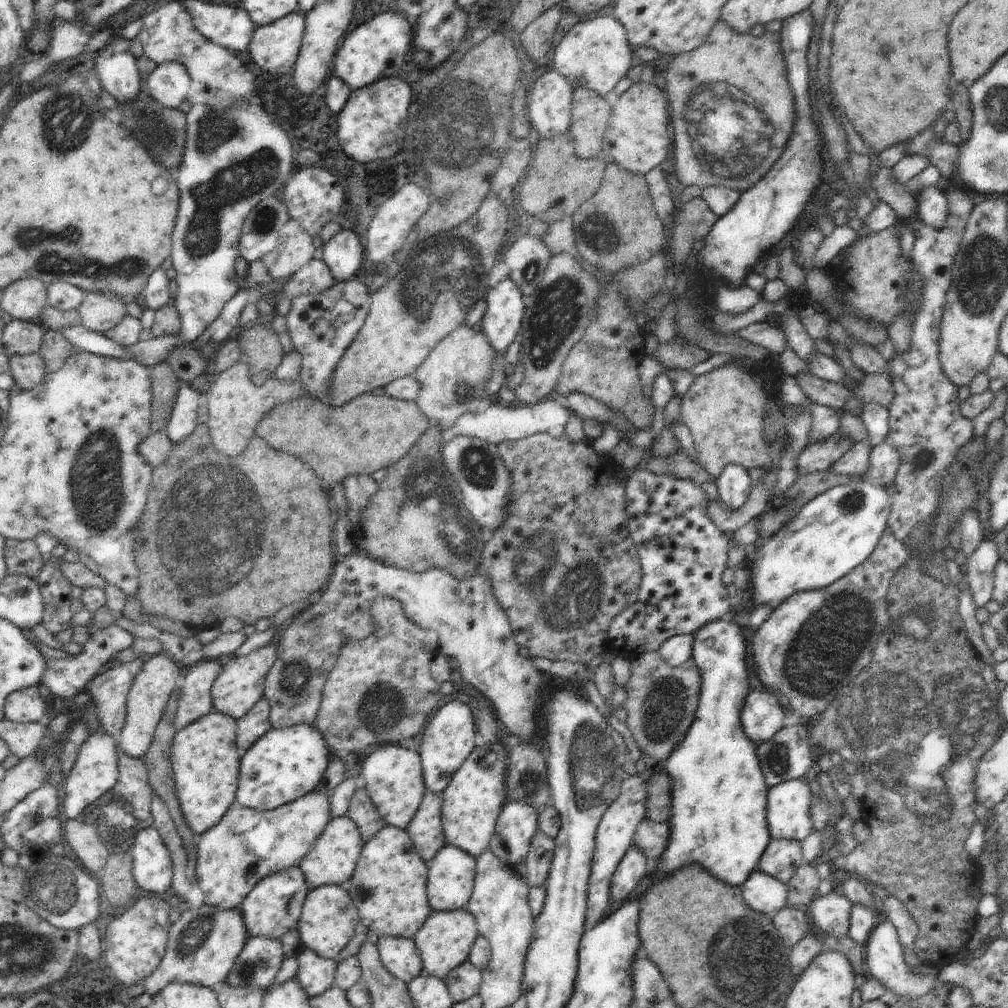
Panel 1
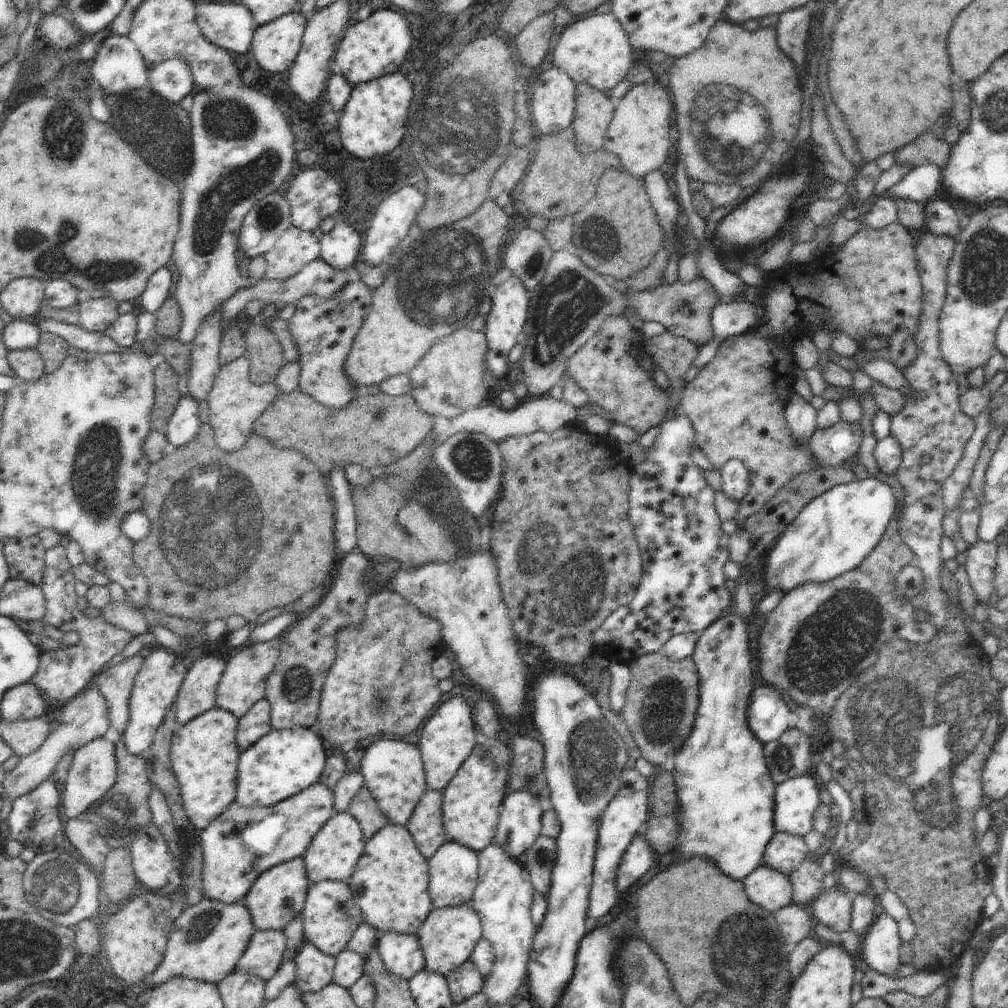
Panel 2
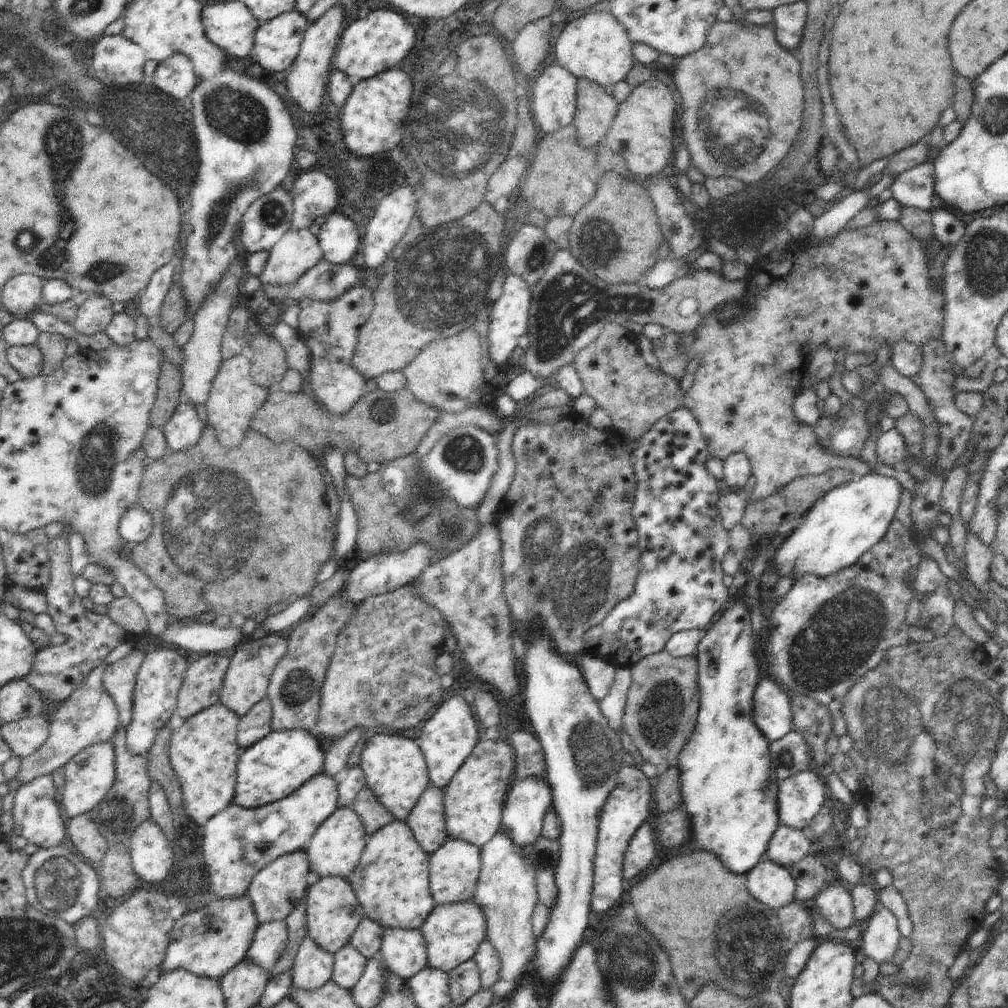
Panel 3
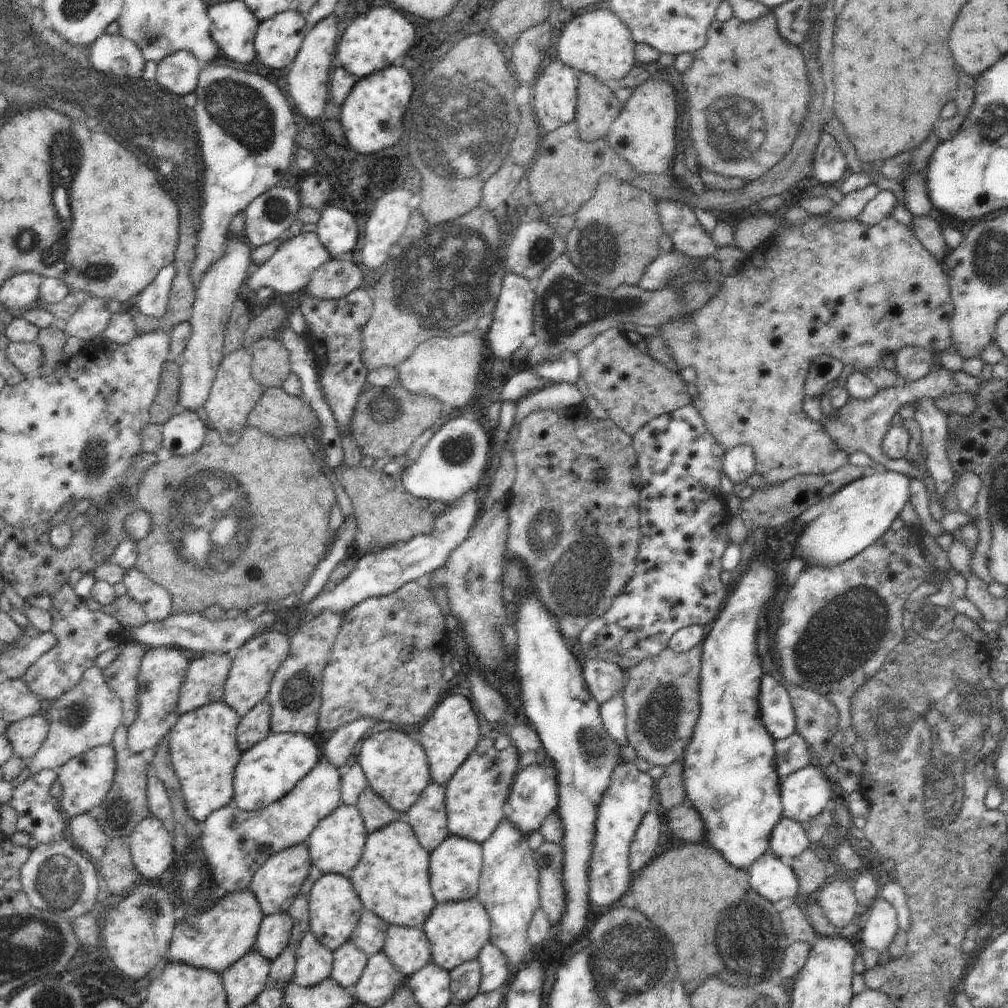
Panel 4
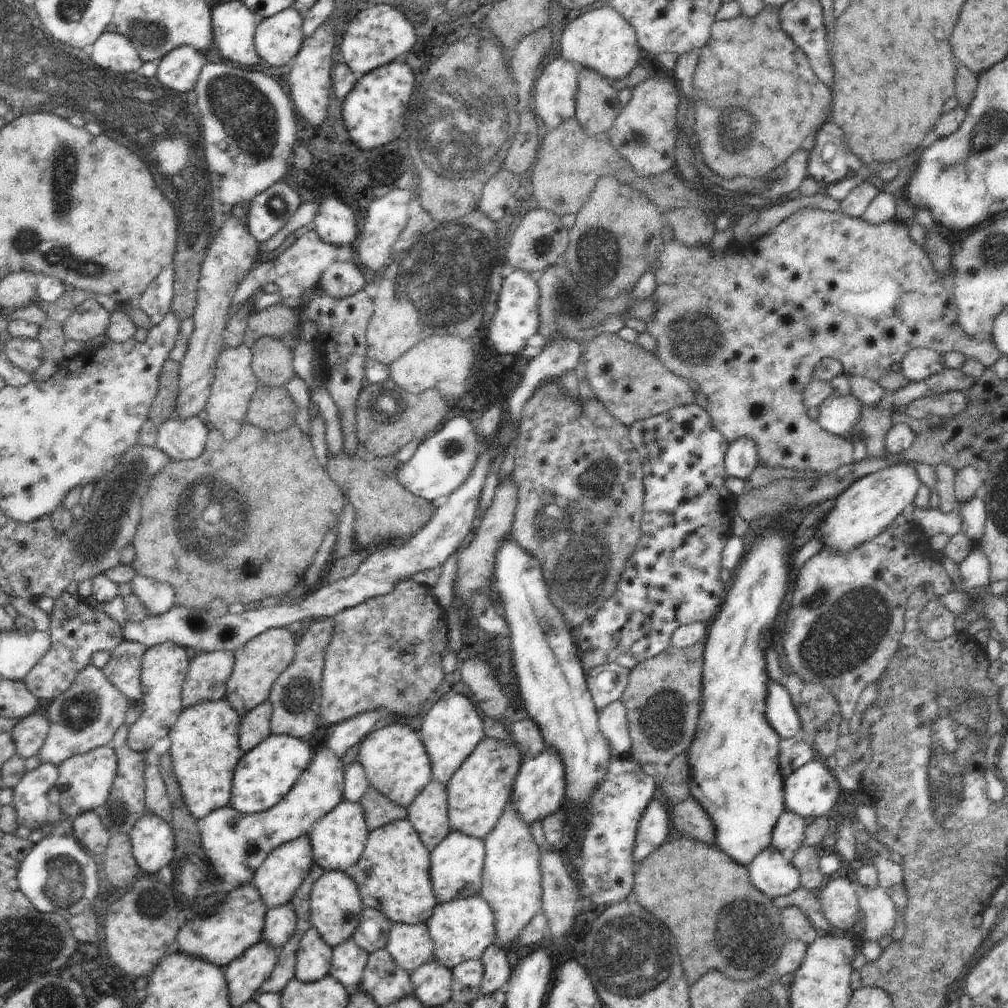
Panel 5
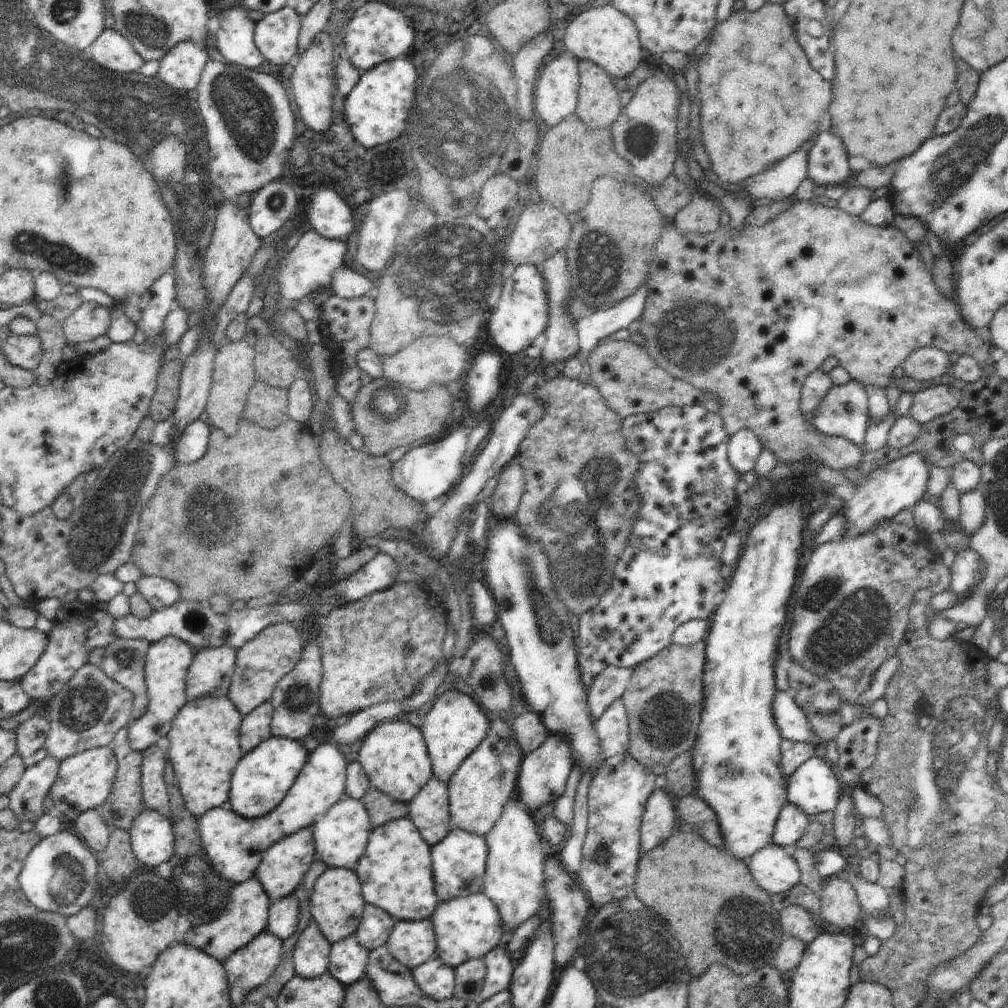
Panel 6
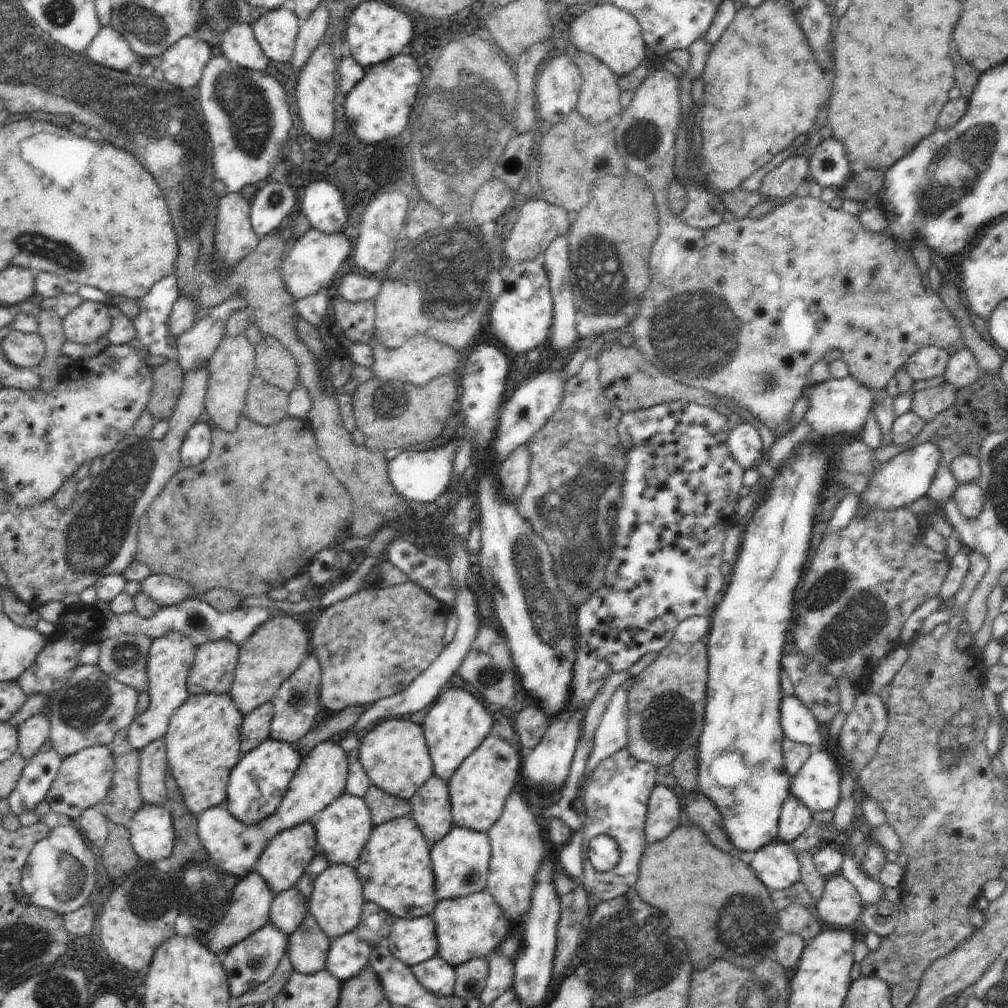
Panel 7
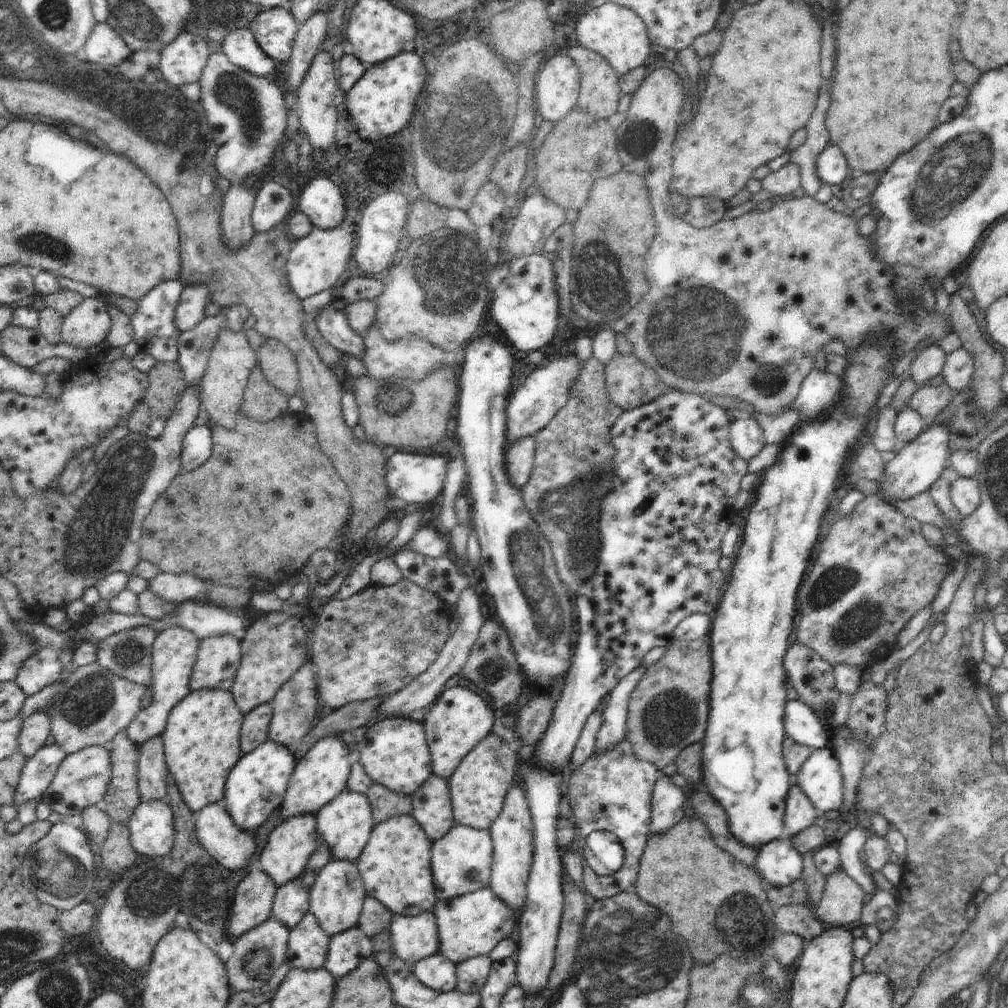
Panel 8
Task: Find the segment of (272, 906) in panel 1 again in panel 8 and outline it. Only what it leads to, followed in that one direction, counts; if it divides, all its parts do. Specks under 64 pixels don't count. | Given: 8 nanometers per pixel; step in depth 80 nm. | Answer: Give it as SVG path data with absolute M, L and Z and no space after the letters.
M313 814L298 815L280 823L270 833L259 859L249 866L249 871L264 871L277 888L291 880L301 878L312 853L319 845L318 835L316 819Z

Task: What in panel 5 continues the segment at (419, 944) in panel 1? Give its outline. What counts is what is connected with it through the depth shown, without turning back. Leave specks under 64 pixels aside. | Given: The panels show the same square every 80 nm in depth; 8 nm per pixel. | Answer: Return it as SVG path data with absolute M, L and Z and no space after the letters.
M479 894L437 903L426 924L434 943L434 959L450 970L464 961L480 959L482 953L495 942L495 916L492 907Z

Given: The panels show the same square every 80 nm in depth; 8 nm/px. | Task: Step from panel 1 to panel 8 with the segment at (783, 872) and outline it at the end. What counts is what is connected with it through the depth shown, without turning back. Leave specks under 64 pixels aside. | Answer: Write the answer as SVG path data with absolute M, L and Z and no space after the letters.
M792 782L785 804L783 820L785 830L782 838L790 839L796 836L796 834L814 823L816 817L820 815L820 811L810 802L810 799L801 788Z

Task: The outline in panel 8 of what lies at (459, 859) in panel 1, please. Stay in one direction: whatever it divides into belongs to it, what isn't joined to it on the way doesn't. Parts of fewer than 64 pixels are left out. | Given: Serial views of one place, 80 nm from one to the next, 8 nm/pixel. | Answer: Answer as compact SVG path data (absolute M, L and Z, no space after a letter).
M455 824L431 846L431 867L438 901L450 900L489 886L493 865L493 840L490 829L475 829Z

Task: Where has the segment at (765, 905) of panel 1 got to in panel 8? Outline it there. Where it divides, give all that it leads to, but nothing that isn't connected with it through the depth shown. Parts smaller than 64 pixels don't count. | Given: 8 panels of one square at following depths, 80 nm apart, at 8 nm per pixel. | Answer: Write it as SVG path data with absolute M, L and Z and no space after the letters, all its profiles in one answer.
M780 838L758 851L753 868L773 886L785 887L801 878L803 858L790 839Z

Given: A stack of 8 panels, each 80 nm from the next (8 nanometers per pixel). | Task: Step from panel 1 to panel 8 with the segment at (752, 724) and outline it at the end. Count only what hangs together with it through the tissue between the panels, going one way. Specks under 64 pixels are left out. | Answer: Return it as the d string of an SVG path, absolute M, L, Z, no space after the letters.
M802 699L788 701L785 706L783 725L788 737L794 742L821 749L828 744L828 734L816 717L816 713Z

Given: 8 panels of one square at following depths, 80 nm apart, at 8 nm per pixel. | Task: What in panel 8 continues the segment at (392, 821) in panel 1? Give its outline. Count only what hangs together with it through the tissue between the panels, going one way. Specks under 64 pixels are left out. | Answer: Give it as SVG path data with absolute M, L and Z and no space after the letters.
M408 716L388 717L374 724L357 744L354 754L374 783L396 794L412 796L433 773L424 725Z

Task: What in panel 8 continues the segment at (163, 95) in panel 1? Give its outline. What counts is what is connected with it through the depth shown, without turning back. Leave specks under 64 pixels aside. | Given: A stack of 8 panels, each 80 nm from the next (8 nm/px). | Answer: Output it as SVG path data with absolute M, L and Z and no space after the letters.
M182 32L160 52L158 74L175 87L198 83L211 53L202 37Z

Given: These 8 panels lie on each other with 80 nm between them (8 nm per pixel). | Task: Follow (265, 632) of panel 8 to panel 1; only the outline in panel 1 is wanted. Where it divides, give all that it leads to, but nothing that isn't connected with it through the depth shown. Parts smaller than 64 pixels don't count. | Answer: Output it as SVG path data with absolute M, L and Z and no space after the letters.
M274 642L250 652L241 657L233 657L222 665L218 678L211 688L213 710L230 715L238 720L248 714L248 711L263 697L265 680L270 668L276 662L277 648Z

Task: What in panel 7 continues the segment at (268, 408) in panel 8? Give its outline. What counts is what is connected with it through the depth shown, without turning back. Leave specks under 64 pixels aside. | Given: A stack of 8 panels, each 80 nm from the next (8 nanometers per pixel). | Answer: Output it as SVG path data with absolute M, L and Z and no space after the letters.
M255 373L249 382L243 415L256 424L265 427L274 426L288 416L288 405L289 393L277 386L268 384L258 373Z

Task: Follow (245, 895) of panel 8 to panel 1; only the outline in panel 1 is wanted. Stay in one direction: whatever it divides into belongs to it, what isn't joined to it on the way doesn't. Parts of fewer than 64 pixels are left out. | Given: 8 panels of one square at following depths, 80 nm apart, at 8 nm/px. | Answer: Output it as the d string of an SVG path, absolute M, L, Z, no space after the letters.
M203 904L198 909L184 911L178 922L171 925L164 958L158 968L143 980L144 992L153 997L172 983L218 988L225 982L248 938L238 909L223 911Z

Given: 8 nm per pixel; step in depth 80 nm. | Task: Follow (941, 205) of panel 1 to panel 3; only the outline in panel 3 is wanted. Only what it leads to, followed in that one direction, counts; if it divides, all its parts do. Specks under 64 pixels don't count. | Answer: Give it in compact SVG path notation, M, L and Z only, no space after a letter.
M945 207L935 208L929 211L933 224L933 236L938 242L952 249L961 241L965 226L958 219L957 212Z

